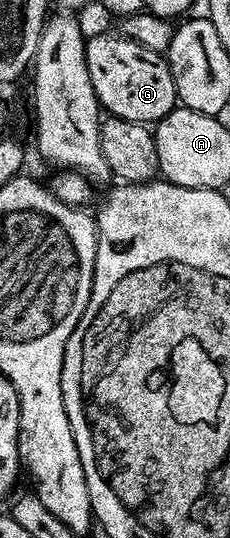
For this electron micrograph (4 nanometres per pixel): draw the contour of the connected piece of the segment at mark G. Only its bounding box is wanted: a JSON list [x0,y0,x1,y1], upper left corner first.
[86,34,179,125]

